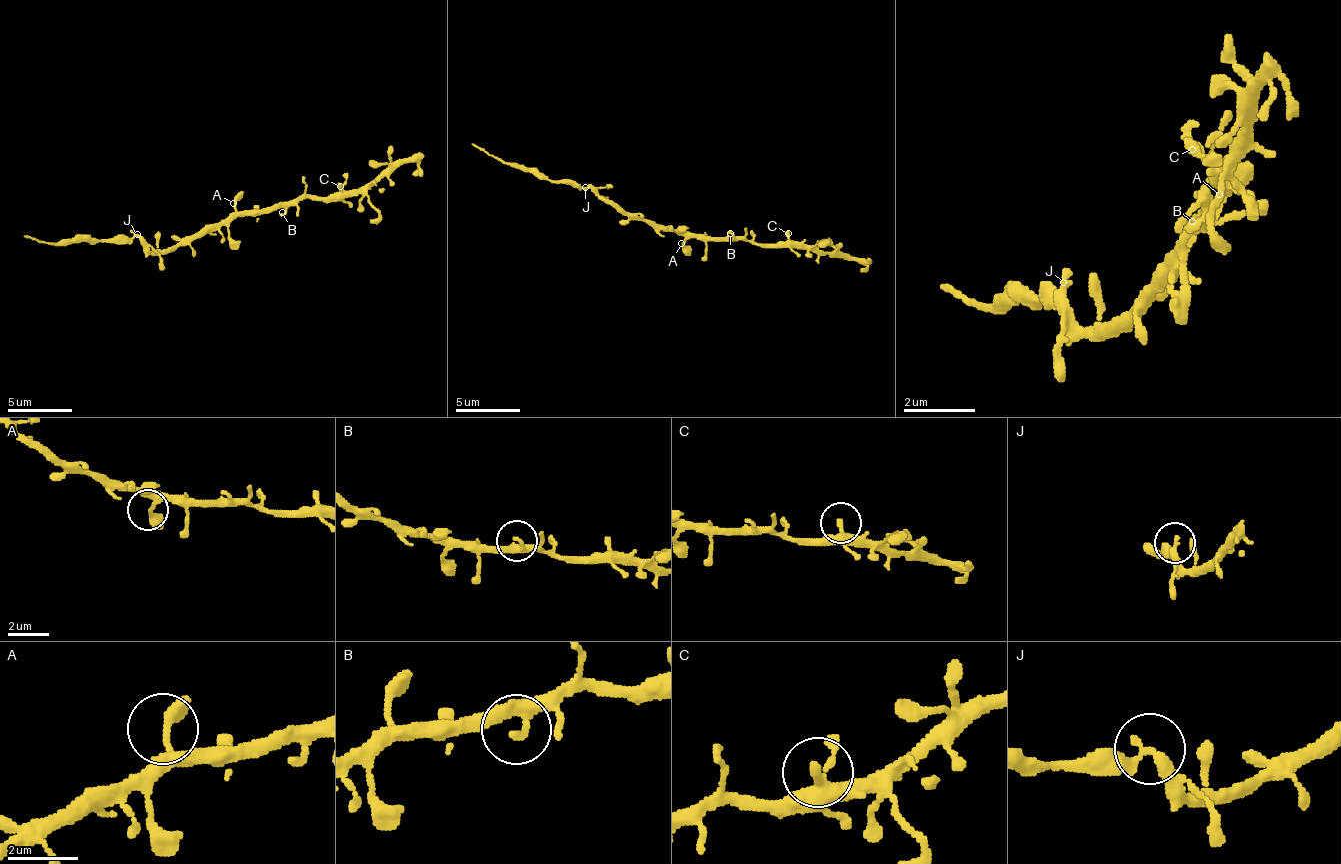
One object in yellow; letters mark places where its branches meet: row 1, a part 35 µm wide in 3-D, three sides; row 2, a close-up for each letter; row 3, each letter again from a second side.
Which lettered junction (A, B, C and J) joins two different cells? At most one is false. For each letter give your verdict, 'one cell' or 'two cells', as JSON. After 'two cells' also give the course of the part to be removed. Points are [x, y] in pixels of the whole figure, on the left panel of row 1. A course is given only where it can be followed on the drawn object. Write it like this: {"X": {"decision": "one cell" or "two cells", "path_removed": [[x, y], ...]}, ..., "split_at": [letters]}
{"A": {"decision": "one cell"}, "B": {"decision": "one cell"}, "C": {"decision": "one cell"}, "J": {"decision": "one cell"}, "split_at": []}

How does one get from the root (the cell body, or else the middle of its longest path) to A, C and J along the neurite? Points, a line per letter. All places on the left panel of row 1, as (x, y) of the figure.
A: (220, 219), (227, 219), (236, 209), (233, 203)
C: (220, 219), (272, 212), (282, 206), (295, 206), (301, 199), (334, 199), (340, 193), (340, 186)
J: (220, 219), (191, 235), (185, 235), (168, 248), (155, 248), (152, 251), (136, 235)

